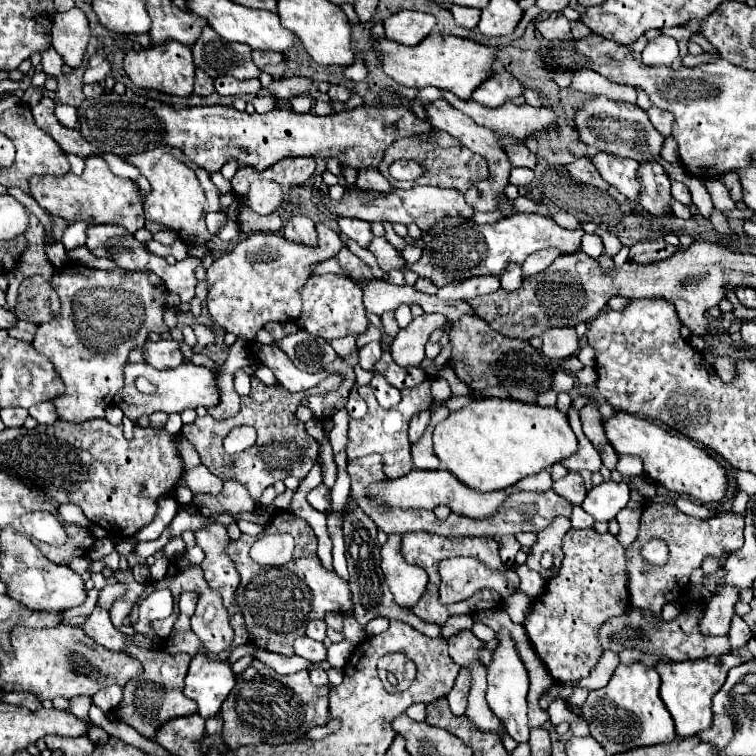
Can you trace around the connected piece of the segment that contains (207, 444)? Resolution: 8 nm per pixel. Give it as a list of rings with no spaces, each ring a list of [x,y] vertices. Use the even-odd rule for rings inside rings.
[[[255,375],[251,377],[253,391],[251,395],[241,397],[241,411],[229,419],[213,419],[213,417],[197,417],[195,423],[183,425],[181,433],[193,443],[197,449],[201,463],[219,479],[235,479],[247,487],[251,497],[257,501],[261,493],[271,487],[275,481],[283,481],[285,477],[293,475],[303,479],[311,467],[317,462],[319,455],[318,442],[307,433],[305,423],[295,417],[297,409],[301,407],[301,399],[309,397],[307,391],[291,393],[285,391],[281,385],[265,385]],[[237,425],[251,425],[257,429],[257,443],[237,455],[227,455],[223,449],[223,439],[227,437],[227,429]]]

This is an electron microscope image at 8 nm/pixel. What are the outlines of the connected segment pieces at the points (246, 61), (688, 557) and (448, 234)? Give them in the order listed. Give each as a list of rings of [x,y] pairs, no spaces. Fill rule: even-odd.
[[[205,27],[197,43],[191,47],[195,65],[201,67],[211,77],[233,75],[235,79],[251,79],[259,77],[261,71],[251,59],[251,47],[241,43],[229,43],[221,39],[211,27]],[[223,61],[223,67],[221,67]]]
[[[651,503],[649,507],[645,507],[643,515],[641,515],[641,527],[639,527],[635,545],[645,545],[649,539],[661,537],[669,545],[671,559],[663,567],[652,566],[648,570],[645,570],[645,560],[631,559],[631,563],[629,563],[631,605],[639,607],[639,609],[651,609],[653,613],[661,613],[663,605],[673,603],[675,599],[681,597],[681,593],[689,585],[691,573],[701,567],[703,559],[707,559],[707,557],[725,559],[727,553],[741,549],[743,525],[745,525],[745,515],[737,515],[733,511],[723,511],[723,513],[713,515],[703,521],[703,519],[681,513],[675,505],[669,505],[669,503]]]
[[[517,213],[513,217],[503,217],[489,225],[477,225],[473,219],[443,219],[441,223],[435,223],[429,231],[423,233],[421,241],[425,243],[425,247],[417,263],[407,263],[387,239],[375,237],[367,249],[375,253],[377,263],[383,271],[409,269],[415,271],[419,277],[431,279],[435,287],[443,287],[447,283],[461,283],[477,275],[501,275],[511,261],[523,263],[531,253],[543,247],[557,247],[565,253],[575,253],[581,245],[583,233],[583,229],[561,229],[551,217],[535,213]]]

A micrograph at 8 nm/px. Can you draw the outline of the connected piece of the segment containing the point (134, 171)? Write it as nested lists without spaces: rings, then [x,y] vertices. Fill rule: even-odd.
[[[99,153],[99,157],[103,157],[105,163],[111,167],[111,171],[113,171],[115,175],[119,175],[119,177],[137,181],[139,175],[141,175],[137,167],[133,167],[133,165],[129,165],[129,163],[123,163],[121,157],[117,157],[117,155],[101,155],[101,153]]]

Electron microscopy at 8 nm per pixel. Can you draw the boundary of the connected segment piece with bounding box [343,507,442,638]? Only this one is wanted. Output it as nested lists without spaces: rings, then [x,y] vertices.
[[[349,507],[349,511],[345,513],[345,523],[343,523],[343,535],[345,535],[345,557],[347,557],[347,567],[349,567],[349,587],[353,593],[353,615],[357,619],[357,623],[365,629],[365,625],[375,619],[375,617],[387,617],[387,619],[401,619],[405,623],[409,623],[411,627],[415,627],[421,633],[427,633],[432,638],[442,638],[441,627],[439,625],[429,625],[425,621],[421,621],[419,617],[415,617],[413,613],[401,613],[401,609],[393,603],[393,595],[385,583],[383,571],[379,567],[379,551],[381,545],[377,541],[377,527],[371,521],[369,515],[365,515],[359,507]]]

